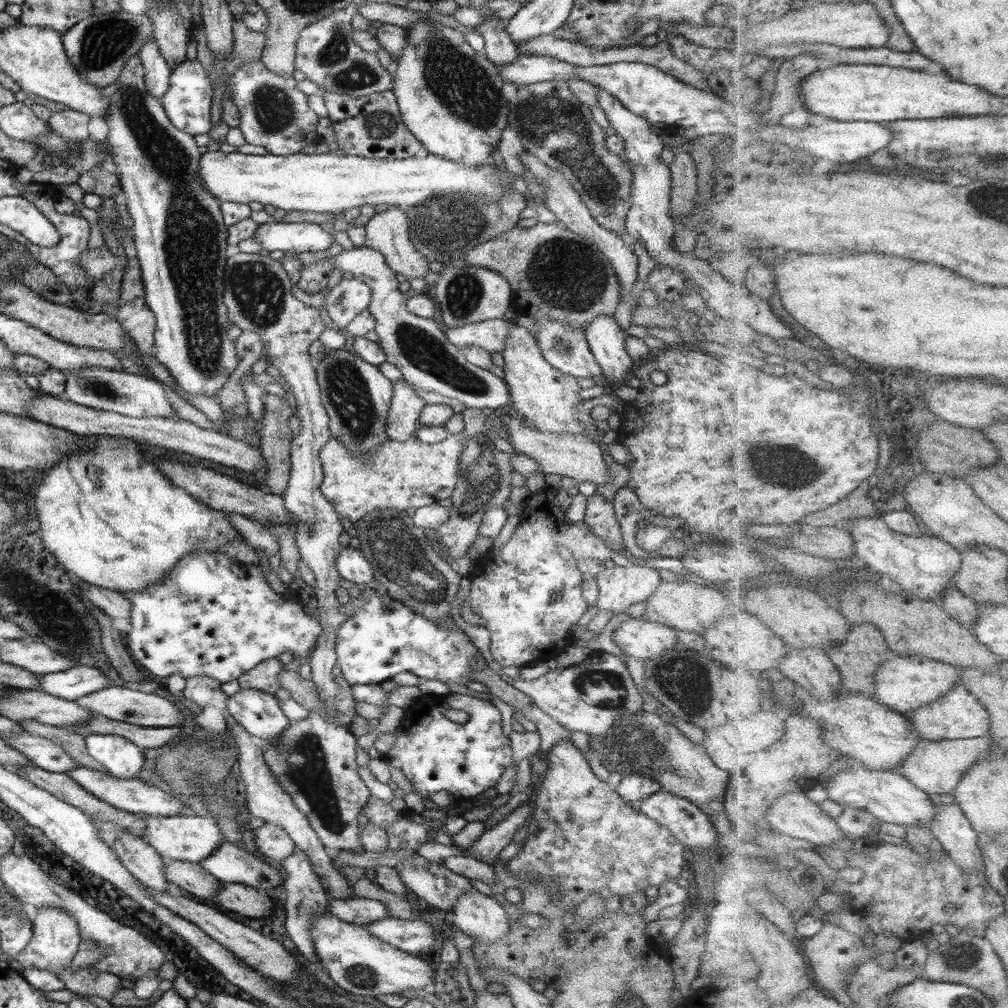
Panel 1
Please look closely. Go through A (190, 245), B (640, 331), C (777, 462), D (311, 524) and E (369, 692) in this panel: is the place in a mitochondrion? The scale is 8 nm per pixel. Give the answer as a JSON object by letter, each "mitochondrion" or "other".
{"A":"mitochondrion","B":"other","C":"mitochondrion","D":"mitochondrion","E":"other"}

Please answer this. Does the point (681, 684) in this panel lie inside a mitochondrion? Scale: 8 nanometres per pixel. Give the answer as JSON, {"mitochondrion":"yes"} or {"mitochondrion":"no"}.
{"mitochondrion":"yes"}

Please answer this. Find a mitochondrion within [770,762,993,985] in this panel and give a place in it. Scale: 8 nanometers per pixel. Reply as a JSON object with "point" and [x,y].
{"point":[966,955]}

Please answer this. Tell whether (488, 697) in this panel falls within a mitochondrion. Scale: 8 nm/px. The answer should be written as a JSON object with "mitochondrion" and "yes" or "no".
{"mitochondrion":"no"}

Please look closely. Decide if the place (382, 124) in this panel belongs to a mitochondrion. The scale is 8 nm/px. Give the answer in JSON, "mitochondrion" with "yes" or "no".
{"mitochondrion":"yes"}

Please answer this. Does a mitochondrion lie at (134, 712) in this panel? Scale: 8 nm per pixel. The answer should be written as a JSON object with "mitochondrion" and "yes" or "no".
{"mitochondrion":"yes"}

